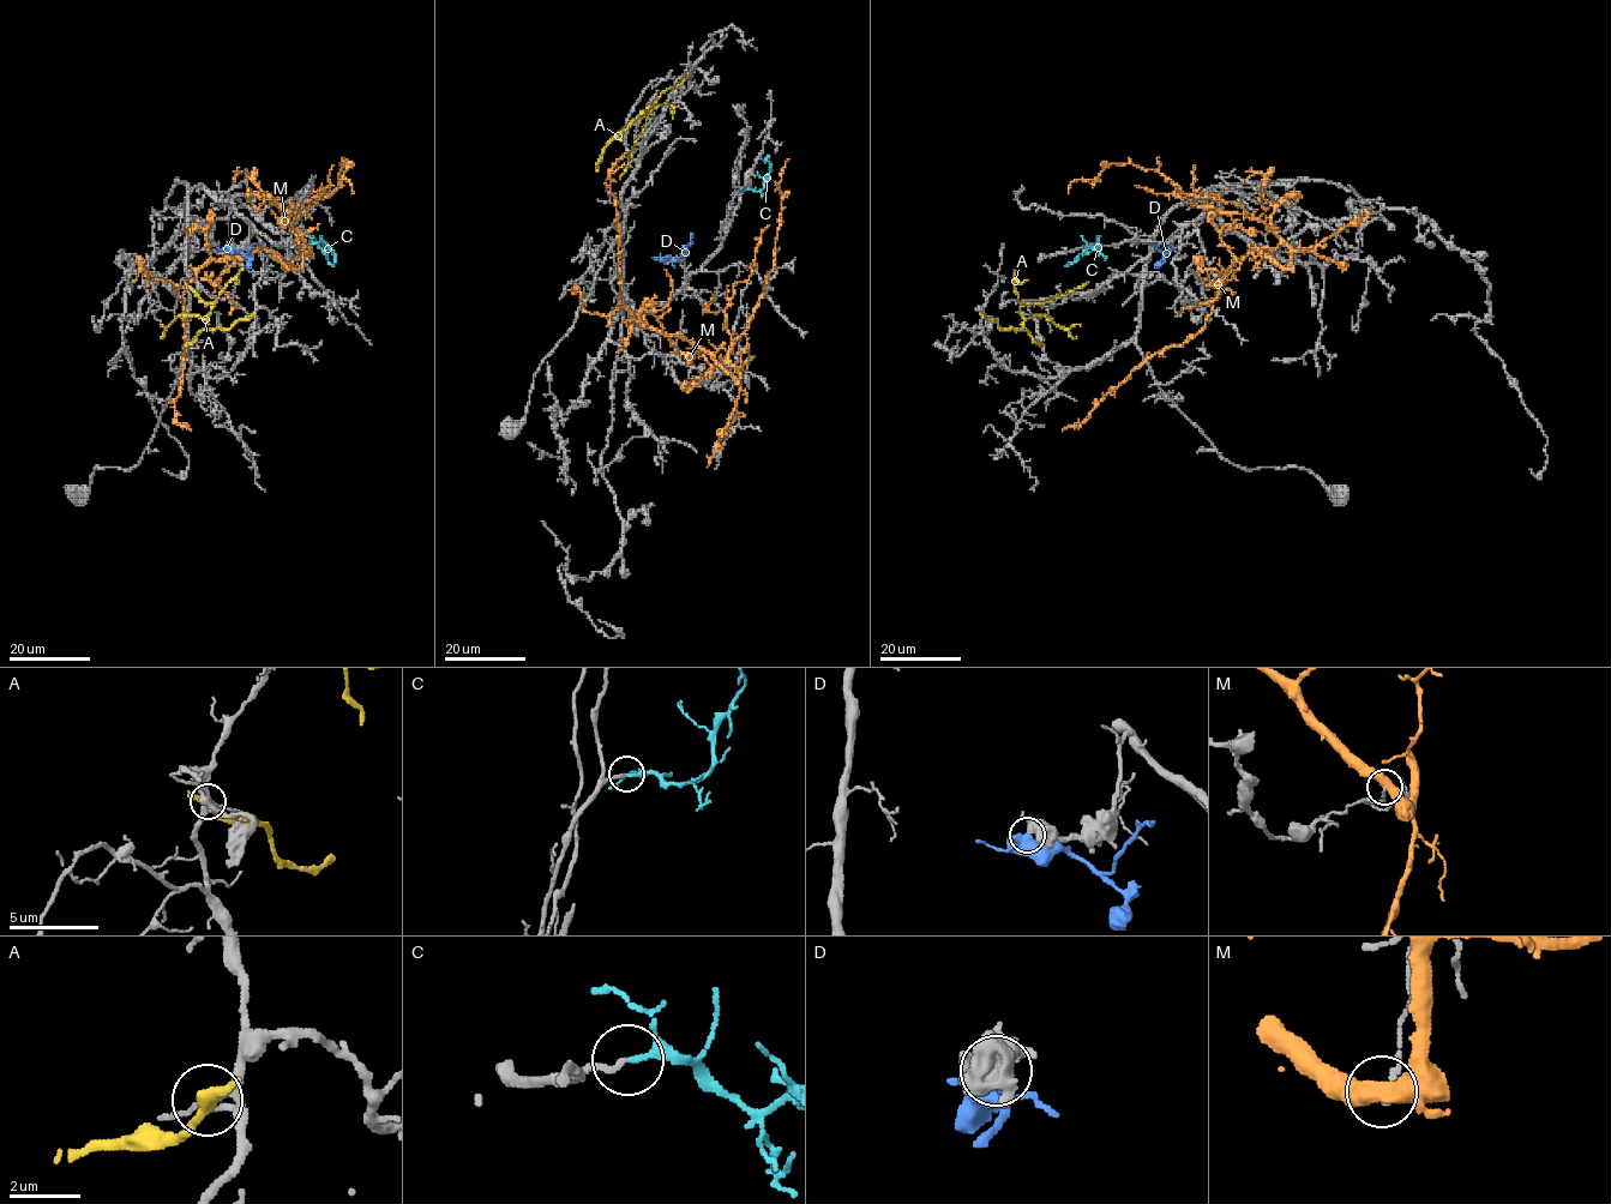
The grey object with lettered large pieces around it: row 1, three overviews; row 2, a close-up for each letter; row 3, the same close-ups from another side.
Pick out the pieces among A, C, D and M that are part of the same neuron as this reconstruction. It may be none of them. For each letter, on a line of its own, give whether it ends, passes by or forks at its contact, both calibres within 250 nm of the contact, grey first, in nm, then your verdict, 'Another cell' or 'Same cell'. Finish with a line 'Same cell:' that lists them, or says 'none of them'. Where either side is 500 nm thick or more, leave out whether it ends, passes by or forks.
A: It passes by. Thickness 110 nm (grey) against 340 nm. Another cell
C: It passes by. Thickness 170 nm (grey) against 150 nm. Same cell
D: Thickness 650 nm (grey) against 550 nm. Another cell
M: It passes by. Thickness 140 nm (grey) against 480 nm. Another cell
Same cell: C

